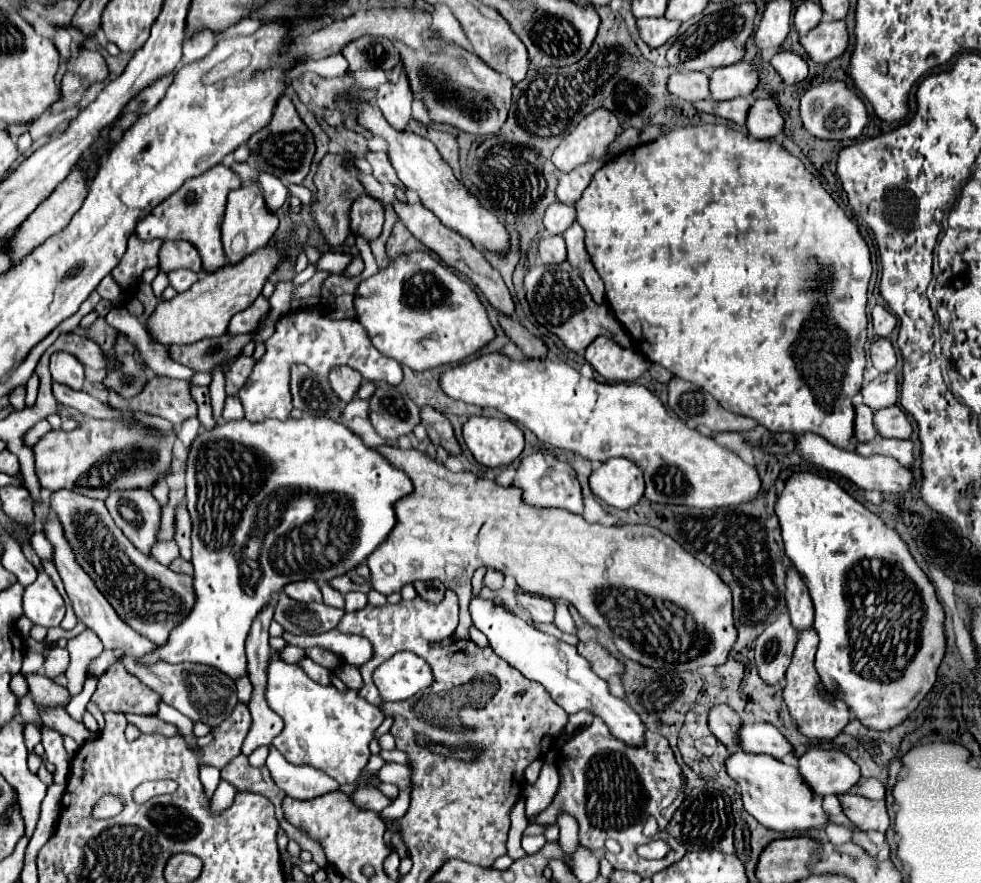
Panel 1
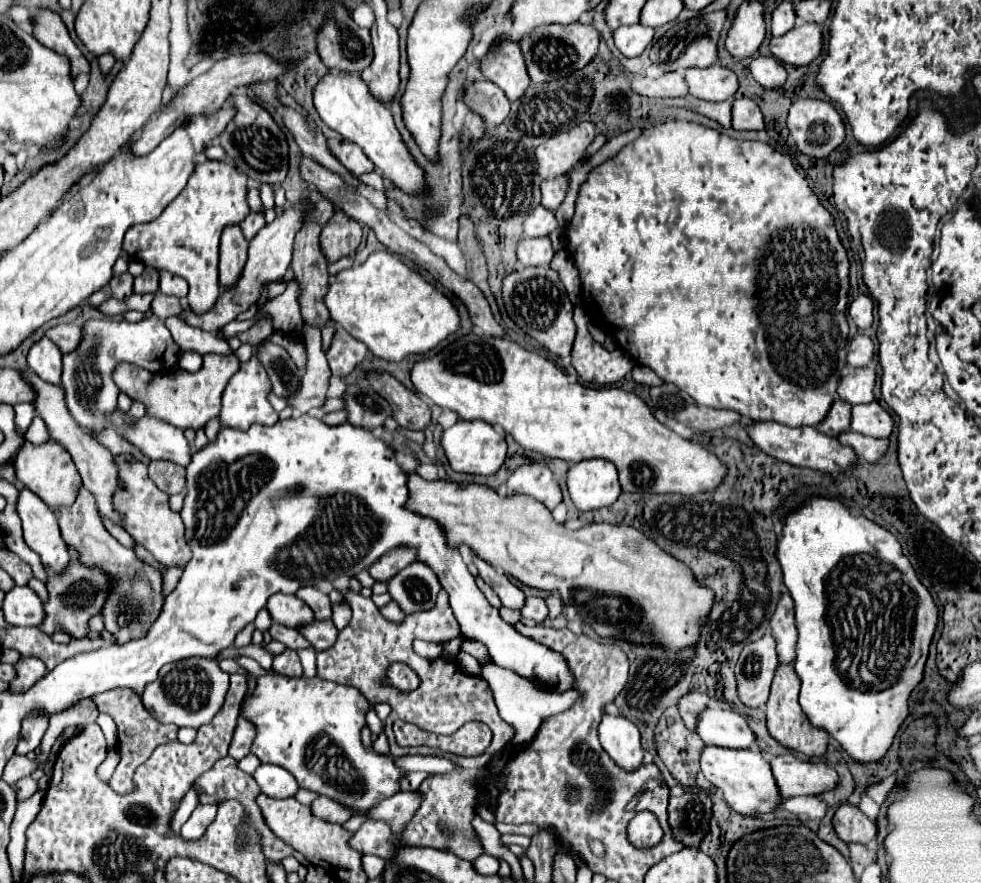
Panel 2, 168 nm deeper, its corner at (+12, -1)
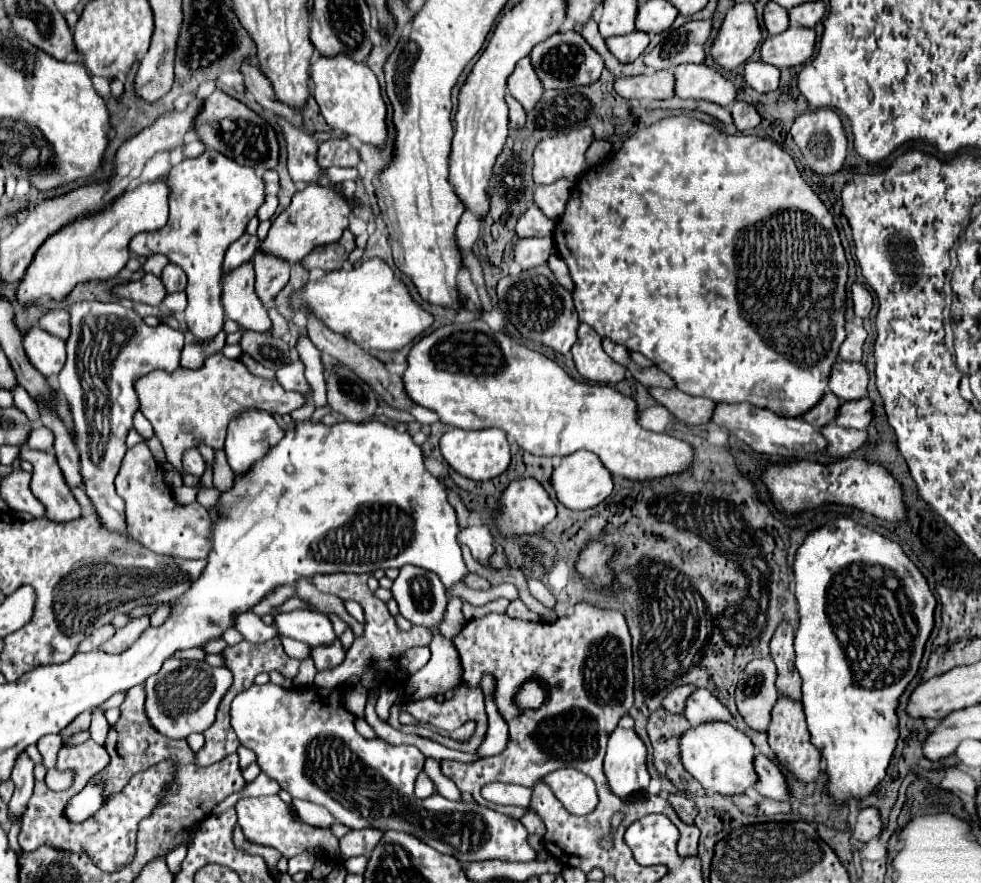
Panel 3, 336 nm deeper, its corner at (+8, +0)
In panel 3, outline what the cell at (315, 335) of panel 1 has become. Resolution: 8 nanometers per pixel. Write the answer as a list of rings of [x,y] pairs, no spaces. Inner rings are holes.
[[[248,409],[248,413],[242,413],[240,417],[236,417],[236,421],[232,421],[232,425],[228,425],[228,437],[224,443],[232,471],[234,473],[248,471],[254,461],[264,457],[264,453],[268,451],[270,445],[280,441],[282,435],[284,435],[284,431],[274,421],[274,417],[270,413],[260,413],[260,409]]]

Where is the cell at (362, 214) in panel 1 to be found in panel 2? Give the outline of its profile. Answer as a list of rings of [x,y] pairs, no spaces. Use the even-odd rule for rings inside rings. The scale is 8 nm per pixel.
[[[336,212],[324,226],[320,234],[320,250],[326,262],[336,262],[344,256],[354,256],[362,240],[362,228],[352,218]]]

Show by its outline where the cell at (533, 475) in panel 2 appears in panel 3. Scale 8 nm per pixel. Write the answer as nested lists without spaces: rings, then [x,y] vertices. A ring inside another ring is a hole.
[[[526,477],[526,479],[518,479],[512,481],[504,495],[502,495],[502,507],[504,507],[504,515],[498,517],[498,527],[504,535],[532,535],[538,527],[548,525],[554,517],[556,517],[556,505],[550,499],[550,495],[546,493],[546,489],[534,479],[534,477]]]

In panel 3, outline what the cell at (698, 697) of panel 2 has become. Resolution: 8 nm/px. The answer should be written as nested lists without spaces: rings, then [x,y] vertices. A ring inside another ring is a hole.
[[[682,685],[682,687],[676,687],[674,691],[670,691],[664,699],[664,709],[668,709],[670,713],[684,713],[684,705],[688,701],[688,697],[696,691],[698,687],[696,685]]]

